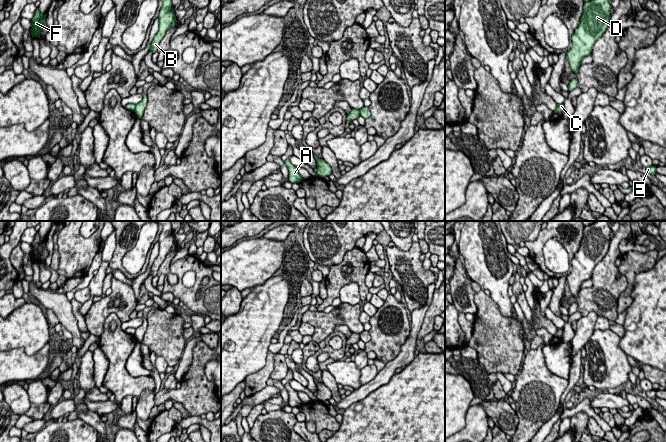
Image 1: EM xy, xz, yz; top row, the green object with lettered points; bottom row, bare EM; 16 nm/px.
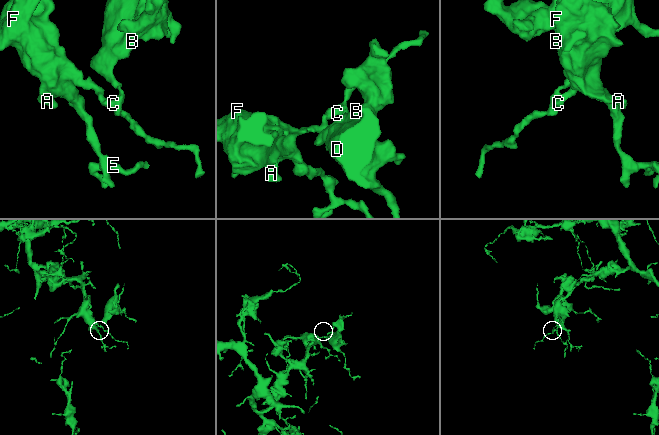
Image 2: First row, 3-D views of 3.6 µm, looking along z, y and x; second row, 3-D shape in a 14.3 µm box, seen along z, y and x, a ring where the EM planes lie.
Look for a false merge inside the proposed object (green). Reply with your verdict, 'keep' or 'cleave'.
cleave

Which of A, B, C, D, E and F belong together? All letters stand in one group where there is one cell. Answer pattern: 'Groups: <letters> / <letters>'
Groups: A E F / B C D

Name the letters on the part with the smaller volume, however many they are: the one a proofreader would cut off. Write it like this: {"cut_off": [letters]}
{"cut_off": ["B", "C", "D"]}

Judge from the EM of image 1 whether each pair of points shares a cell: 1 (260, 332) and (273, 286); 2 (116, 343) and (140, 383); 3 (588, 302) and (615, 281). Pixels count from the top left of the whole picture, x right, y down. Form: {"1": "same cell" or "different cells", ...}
{"1": "same cell", "2": "same cell", "3": "same cell"}

